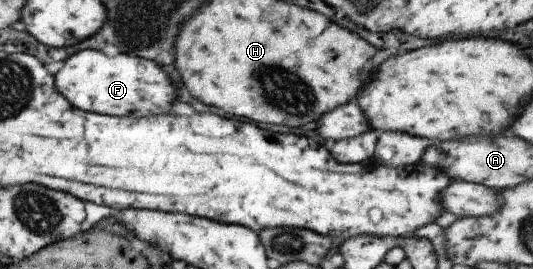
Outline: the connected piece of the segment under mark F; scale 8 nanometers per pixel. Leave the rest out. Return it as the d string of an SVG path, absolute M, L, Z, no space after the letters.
M80 50L63 62L61 69L53 75L55 90L75 108L99 114L117 114L117 116L149 116L169 112L169 104L175 100L175 90L161 68L151 60L133 57L124 53L108 57L98 50Z

